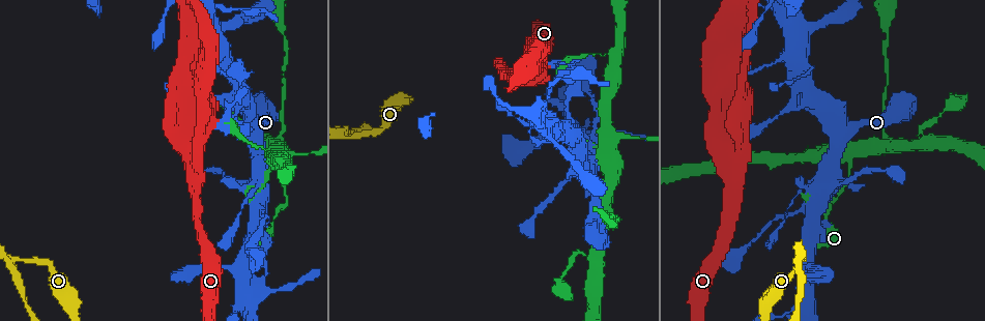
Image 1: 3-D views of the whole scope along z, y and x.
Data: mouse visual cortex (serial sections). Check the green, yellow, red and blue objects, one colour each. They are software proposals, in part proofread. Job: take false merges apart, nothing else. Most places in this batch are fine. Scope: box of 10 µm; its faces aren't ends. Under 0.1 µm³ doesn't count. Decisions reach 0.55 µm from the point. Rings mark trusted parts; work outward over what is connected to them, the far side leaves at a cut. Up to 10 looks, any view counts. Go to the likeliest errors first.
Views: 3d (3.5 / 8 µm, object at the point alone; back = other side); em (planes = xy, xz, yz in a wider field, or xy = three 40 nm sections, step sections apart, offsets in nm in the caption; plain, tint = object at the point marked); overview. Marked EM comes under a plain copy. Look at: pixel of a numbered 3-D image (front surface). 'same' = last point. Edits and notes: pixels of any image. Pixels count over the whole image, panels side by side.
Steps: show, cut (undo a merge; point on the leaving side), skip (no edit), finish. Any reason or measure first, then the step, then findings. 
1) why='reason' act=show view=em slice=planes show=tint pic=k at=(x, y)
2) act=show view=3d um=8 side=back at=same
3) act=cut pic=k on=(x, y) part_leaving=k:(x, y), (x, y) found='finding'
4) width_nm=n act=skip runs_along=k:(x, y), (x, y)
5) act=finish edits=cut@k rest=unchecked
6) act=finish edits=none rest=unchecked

why='sudden change in width' act=show view=3d um=3.5 side=back pic=1 at=(284, 120)

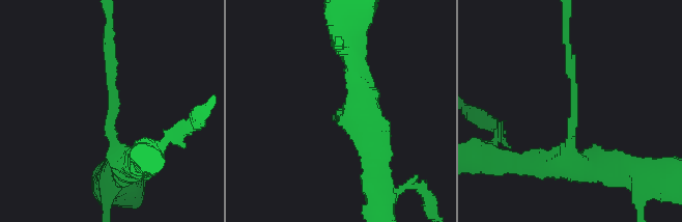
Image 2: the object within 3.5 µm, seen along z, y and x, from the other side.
act=skip runs_along=2:(128, 170), (109, 129), (109, 43) found='continuous, no second cell'

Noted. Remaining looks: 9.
why='abrupt turn' act=show view=3d um=3.5 pic=1 at=(16, 259)

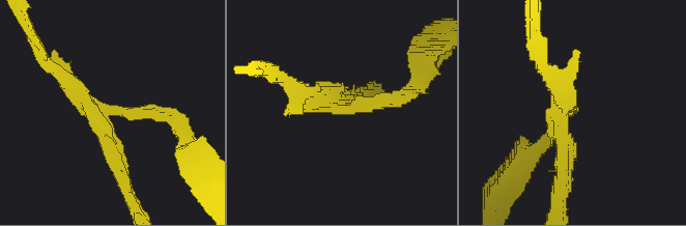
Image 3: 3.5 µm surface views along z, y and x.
act=show view=em slice=planes show=tint pic=3 at=(116, 107)

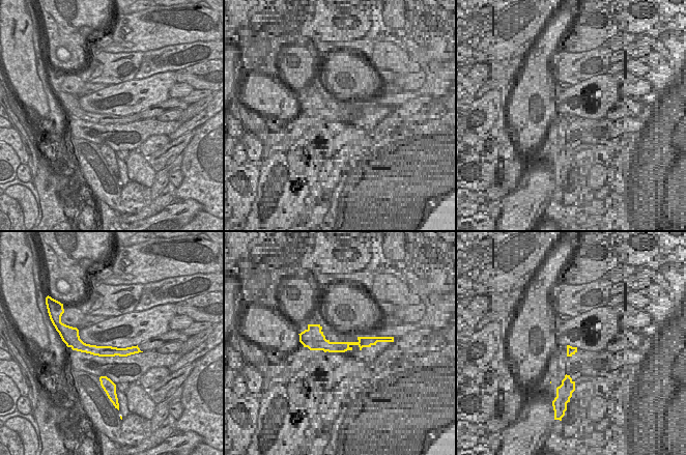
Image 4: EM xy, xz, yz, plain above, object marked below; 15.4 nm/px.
arm_widths_nm=200,200,250 act=skip runs_along=3:(177, 124), (102, 109), (114, 160) found='one cell here'

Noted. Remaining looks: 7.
why='side arm on a straight run' act=show view=3d um=3.5 pic=1 at=(605, 140)

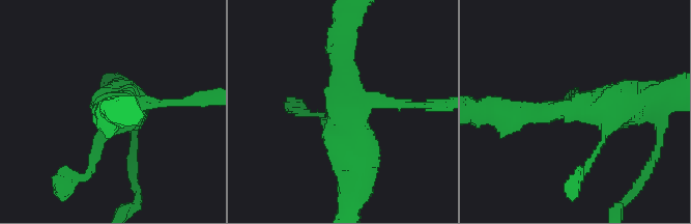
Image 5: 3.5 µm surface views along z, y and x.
act=skip runs_along=5:(363, 176), (347, 118), (340, 42) found='one cell here'

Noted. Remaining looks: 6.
why='sudden change in width' act=show view=3d um=8 pic=1 at=(282, 164)

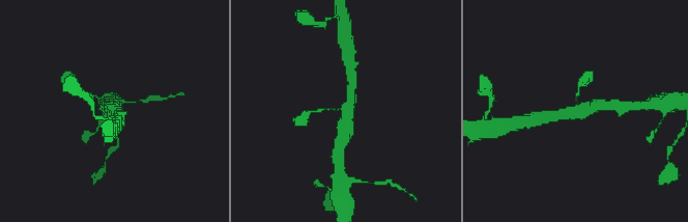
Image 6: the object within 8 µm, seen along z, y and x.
act=show view=em slice=xy step=5 show=tint at=same

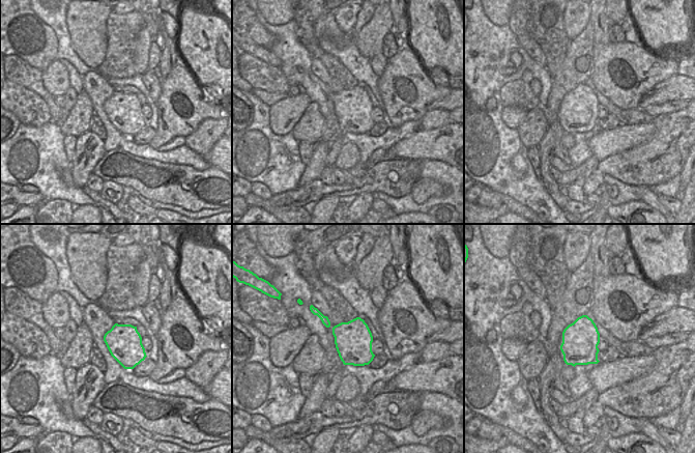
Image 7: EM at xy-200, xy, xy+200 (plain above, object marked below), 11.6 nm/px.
act=skip found='all the same cell'

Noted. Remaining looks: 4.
act=finish edits=none rest=unchecked

